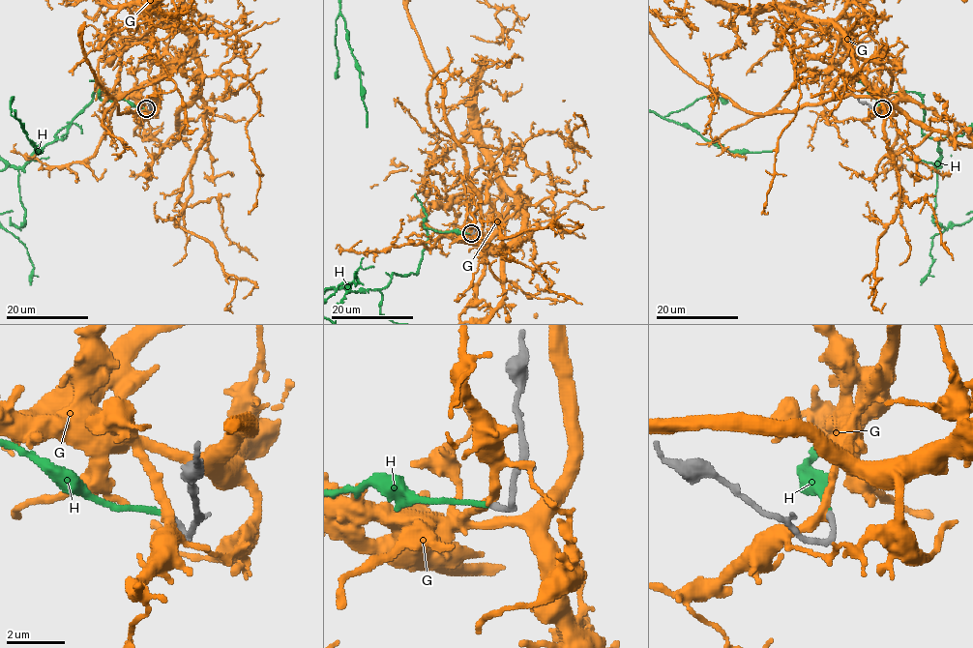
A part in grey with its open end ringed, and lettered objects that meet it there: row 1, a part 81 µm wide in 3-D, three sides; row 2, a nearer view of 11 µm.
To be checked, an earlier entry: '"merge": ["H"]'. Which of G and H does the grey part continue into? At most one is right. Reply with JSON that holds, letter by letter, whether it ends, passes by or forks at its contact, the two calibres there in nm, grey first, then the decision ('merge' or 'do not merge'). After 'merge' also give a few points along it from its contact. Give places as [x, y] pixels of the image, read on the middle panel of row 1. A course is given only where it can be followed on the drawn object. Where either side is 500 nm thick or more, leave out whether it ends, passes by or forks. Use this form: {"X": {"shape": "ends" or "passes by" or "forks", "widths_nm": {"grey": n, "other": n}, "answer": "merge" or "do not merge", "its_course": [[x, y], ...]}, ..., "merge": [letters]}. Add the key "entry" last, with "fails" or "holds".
{"G": {"shape": "passes by", "widths_nm": {"grey": 200, "other": 320}, "answer": "do not merge"}, "H": {"shape": "ends", "widths_nm": {"grey": 200, "other": 200}, "answer": "merge"}, "merge": ["H"], "entry": "holds"}

